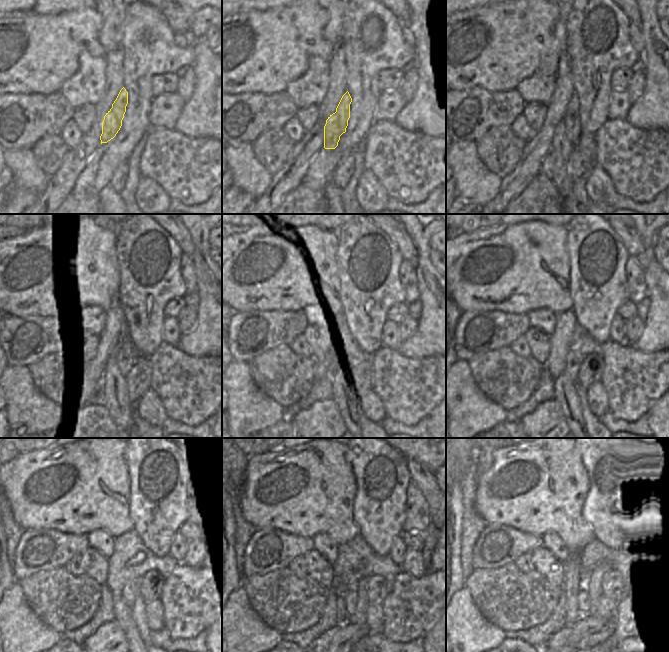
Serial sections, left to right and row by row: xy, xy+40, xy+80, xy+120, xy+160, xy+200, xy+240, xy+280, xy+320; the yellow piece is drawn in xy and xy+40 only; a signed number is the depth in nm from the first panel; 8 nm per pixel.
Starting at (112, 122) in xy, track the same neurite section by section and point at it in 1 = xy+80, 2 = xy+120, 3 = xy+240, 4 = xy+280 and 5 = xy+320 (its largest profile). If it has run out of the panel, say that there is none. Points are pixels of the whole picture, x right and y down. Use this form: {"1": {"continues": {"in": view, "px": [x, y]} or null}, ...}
{"1": {"continues": {"in": "xy+80", "px": [569, 128]}}, "2": {"continues": {"in": "xy+120", "px": [124, 354]}}, "3": {"continues": {"in": "xy+240", "px": [131, 589]}}, "4": {"continues": {"in": "xy+280", "px": [362, 584]}}, "5": {"continues": {"in": "xy+320", "px": [584, 575]}}}

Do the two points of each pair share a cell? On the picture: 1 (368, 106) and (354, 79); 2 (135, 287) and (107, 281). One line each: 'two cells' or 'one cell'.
1: one cell
2: two cells

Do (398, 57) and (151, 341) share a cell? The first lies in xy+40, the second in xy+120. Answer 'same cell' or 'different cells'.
same cell

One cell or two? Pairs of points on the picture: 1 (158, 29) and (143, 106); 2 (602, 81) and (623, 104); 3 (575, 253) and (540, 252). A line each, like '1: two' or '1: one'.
1: one
2: two
3: two

